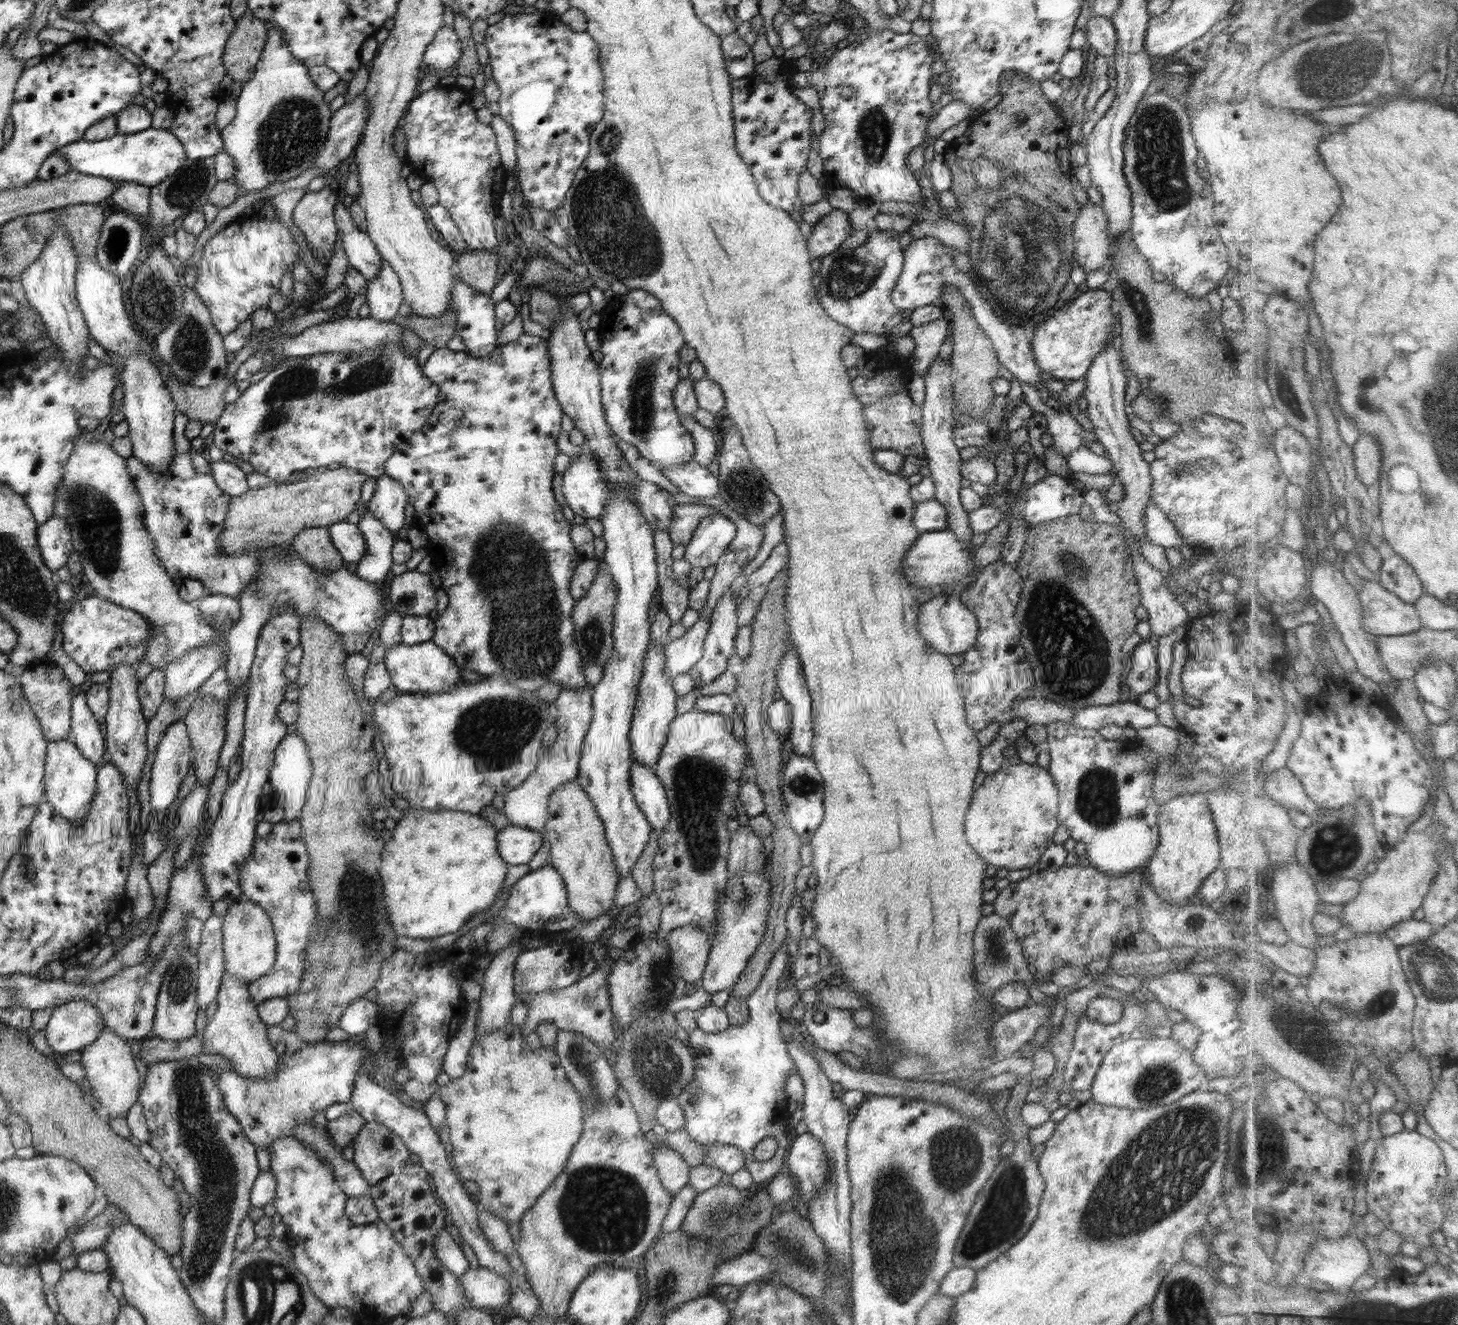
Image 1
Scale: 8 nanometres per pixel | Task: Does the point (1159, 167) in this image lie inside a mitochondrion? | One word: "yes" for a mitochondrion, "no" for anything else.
yes

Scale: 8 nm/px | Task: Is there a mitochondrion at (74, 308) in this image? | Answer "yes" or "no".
no

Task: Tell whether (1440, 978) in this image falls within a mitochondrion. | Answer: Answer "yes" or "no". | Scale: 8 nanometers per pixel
yes

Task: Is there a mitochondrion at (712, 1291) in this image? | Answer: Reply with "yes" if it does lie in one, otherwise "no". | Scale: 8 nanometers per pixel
no

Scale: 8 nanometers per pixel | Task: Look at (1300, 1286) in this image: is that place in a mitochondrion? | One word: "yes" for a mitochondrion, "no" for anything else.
no

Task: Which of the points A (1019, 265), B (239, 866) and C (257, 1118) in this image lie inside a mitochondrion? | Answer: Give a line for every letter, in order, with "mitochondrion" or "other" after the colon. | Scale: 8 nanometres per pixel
A: mitochondrion
B: other
C: other

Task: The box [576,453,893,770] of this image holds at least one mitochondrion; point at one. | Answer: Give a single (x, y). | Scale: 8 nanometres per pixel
(745, 491)

